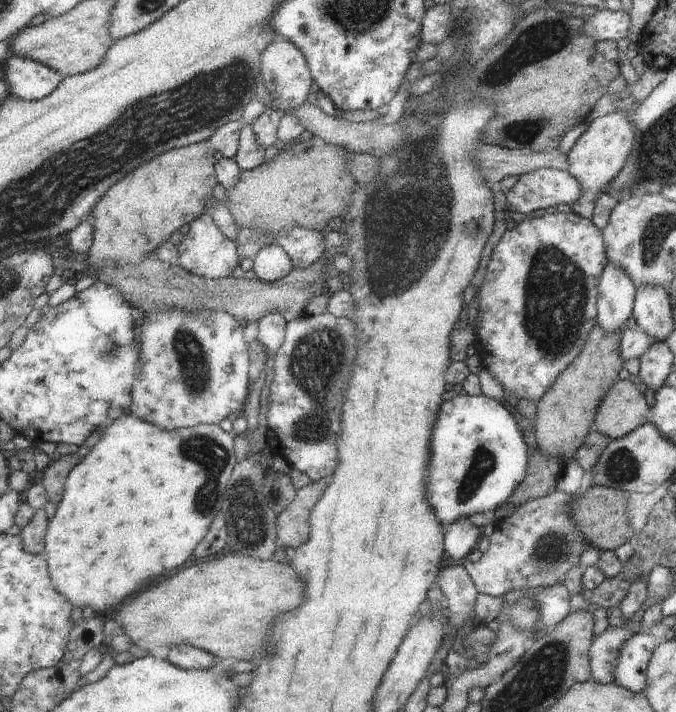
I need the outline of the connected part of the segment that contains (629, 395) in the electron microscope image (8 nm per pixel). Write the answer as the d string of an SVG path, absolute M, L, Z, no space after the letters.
M618 379L602 399L597 412L596 430L619 439L650 422L650 407L632 379Z

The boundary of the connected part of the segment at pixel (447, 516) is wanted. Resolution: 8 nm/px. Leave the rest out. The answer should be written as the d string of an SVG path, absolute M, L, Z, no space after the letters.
M458 395L446 401L438 415L438 428L434 430L434 468L430 468L430 504L438 508L444 524L453 525L474 514L488 514L493 518L497 510L514 496L529 475L531 448L518 420L502 401L486 395Z

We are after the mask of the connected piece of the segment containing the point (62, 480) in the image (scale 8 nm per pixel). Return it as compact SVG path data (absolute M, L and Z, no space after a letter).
M77 454L64 455L46 468L43 483L48 489L50 501L59 505L64 500L67 480L82 461L83 458Z

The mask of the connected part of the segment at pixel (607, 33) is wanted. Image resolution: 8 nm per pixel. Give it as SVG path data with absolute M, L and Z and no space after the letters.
M605 7L597 10L588 10L586 18L589 18L587 32L601 40L622 40L626 38L630 30L630 15L624 11L610 11Z

